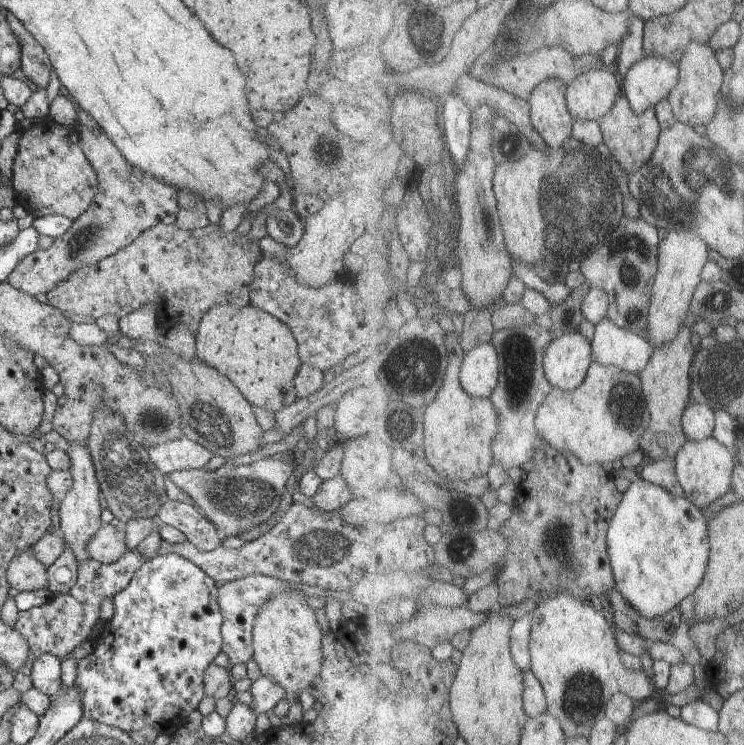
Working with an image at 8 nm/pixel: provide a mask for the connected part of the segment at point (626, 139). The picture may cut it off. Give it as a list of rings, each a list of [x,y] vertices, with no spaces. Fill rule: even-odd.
[[[623,96],[617,102],[614,110],[600,121],[605,132],[605,144],[612,150],[612,154],[628,173],[637,173],[653,159],[664,131],[657,109],[650,109],[644,114],[637,113],[630,97]]]

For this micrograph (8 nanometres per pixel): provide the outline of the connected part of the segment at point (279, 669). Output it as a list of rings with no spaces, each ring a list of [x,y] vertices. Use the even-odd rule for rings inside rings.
[[[283,593],[266,601],[253,622],[253,659],[262,676],[278,683],[288,694],[300,694],[307,689],[323,665],[320,630],[314,610],[307,606],[303,594]]]

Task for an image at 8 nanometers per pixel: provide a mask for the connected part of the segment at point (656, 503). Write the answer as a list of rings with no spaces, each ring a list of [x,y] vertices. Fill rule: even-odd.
[[[641,478],[630,486],[630,489],[625,493],[625,499],[622,501],[620,508],[617,510],[615,519],[611,522],[609,530],[609,551],[613,558],[613,565],[617,576],[617,588],[622,593],[630,604],[633,604],[642,614],[655,619],[669,612],[672,612],[690,596],[693,595],[705,583],[706,575],[709,571],[709,566],[713,556],[713,544],[711,539],[711,521],[714,520],[714,513],[708,514],[706,509],[699,507],[690,497],[681,497],[673,493],[670,489],[664,488],[659,484],[647,481]]]

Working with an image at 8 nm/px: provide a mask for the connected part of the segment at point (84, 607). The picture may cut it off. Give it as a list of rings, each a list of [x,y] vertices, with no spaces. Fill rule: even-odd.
[[[137,548],[126,551],[120,560],[109,565],[103,565],[94,559],[83,561],[78,566],[76,584],[68,594],[54,595],[50,602],[41,607],[19,611],[15,627],[27,640],[29,655],[24,666],[14,674],[14,690],[23,693],[33,687],[31,668],[39,656],[50,653],[59,659],[66,658],[76,646],[89,640],[92,628],[98,622],[102,602],[106,598],[114,598],[119,592],[122,592],[122,589],[130,584],[146,561],[148,560],[137,551]]]

